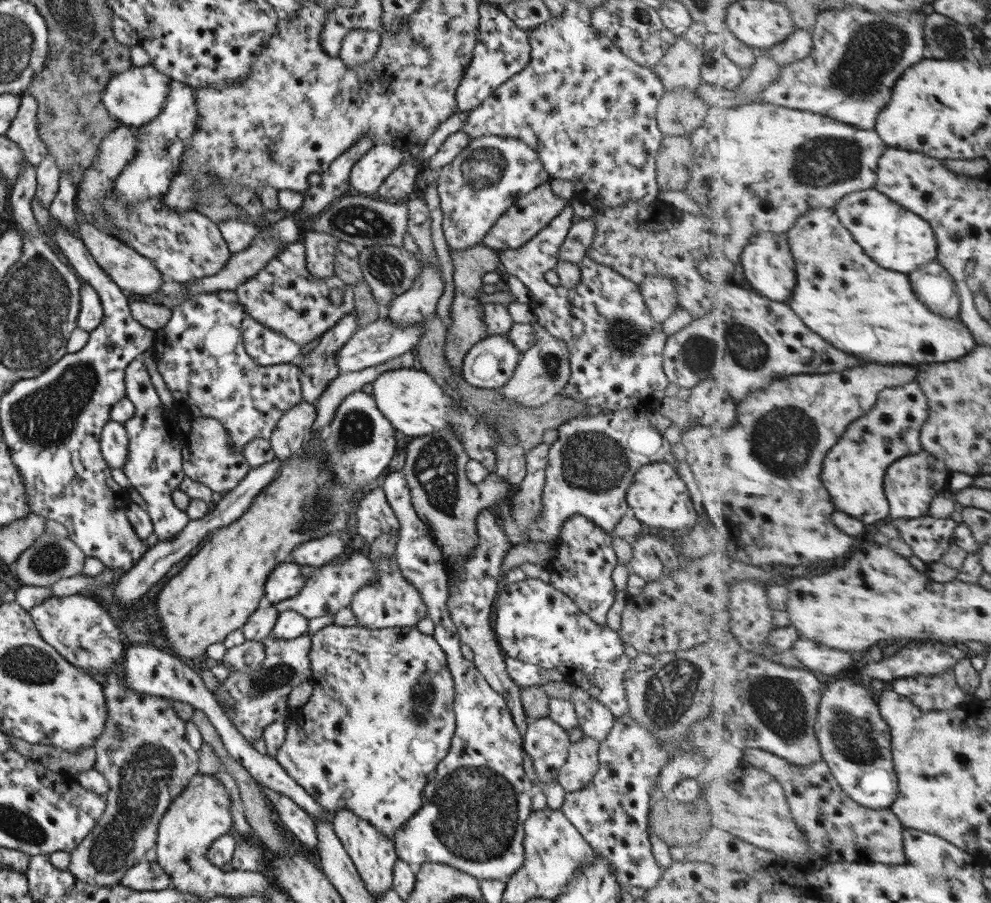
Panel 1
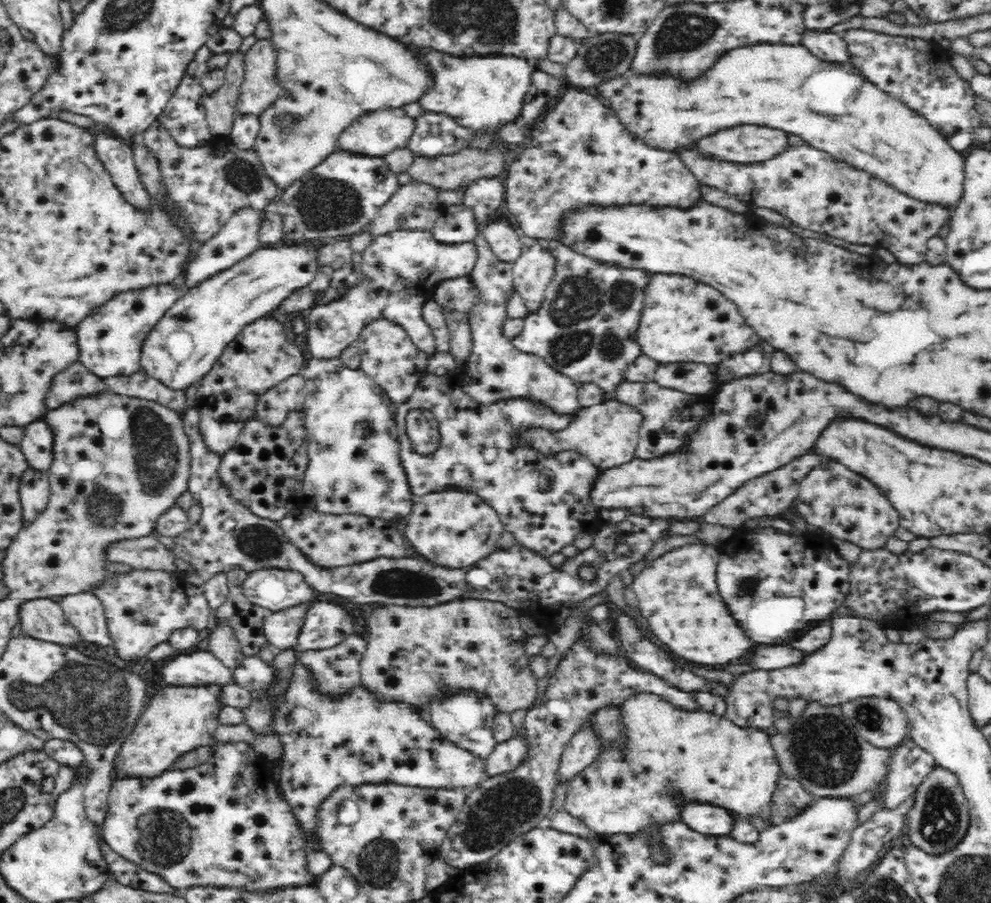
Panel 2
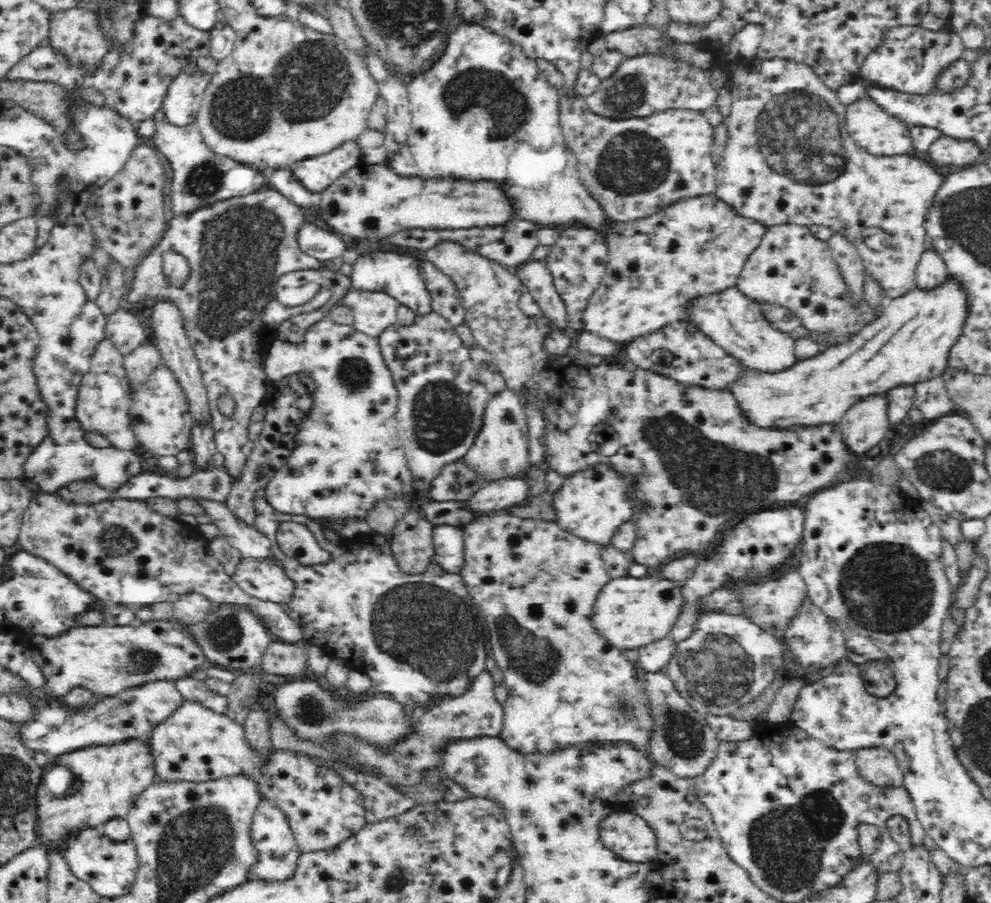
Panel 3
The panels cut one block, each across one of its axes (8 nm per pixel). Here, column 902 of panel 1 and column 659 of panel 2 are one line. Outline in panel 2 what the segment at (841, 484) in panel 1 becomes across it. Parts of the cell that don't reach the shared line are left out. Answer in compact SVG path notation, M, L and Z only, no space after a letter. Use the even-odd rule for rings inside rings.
M730 379L715 380L714 389L708 393L686 394L667 389L661 384L652 382L620 381L615 386L616 399L630 404L640 414L642 422L637 434L637 445L634 447L634 458L652 460L668 454L682 454L690 444L690 434L712 414L712 404L716 400L717 390Z

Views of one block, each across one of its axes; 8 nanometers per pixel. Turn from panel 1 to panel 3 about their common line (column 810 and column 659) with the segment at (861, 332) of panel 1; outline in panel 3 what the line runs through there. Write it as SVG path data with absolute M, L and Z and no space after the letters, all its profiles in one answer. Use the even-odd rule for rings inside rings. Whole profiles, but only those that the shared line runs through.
M716 193L686 198L641 220L612 222L610 228L602 232L608 237L606 274L586 303L581 318L582 330L614 342L624 342L648 334L670 321L686 319L687 312L683 306L687 300L716 294L735 285L747 261L746 257L760 244L764 231L762 223L742 216L730 203L718 198Z

